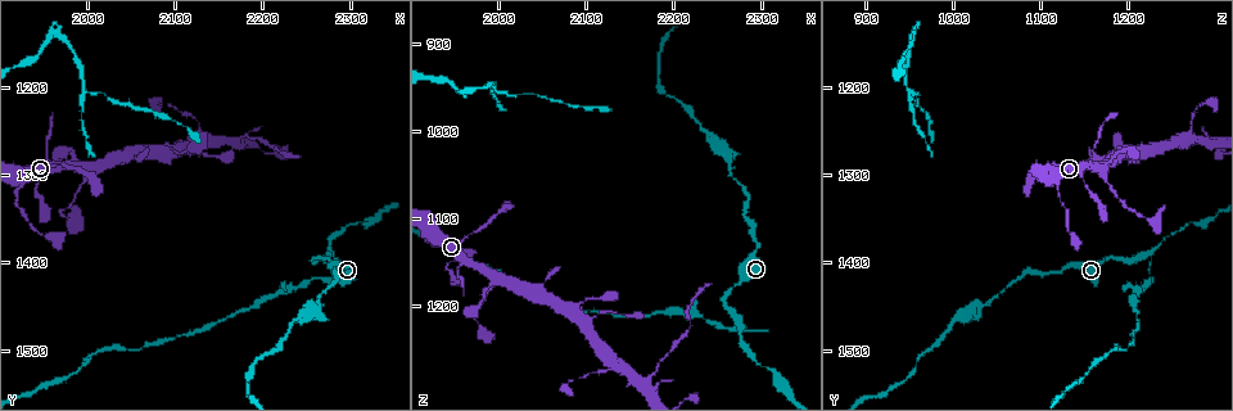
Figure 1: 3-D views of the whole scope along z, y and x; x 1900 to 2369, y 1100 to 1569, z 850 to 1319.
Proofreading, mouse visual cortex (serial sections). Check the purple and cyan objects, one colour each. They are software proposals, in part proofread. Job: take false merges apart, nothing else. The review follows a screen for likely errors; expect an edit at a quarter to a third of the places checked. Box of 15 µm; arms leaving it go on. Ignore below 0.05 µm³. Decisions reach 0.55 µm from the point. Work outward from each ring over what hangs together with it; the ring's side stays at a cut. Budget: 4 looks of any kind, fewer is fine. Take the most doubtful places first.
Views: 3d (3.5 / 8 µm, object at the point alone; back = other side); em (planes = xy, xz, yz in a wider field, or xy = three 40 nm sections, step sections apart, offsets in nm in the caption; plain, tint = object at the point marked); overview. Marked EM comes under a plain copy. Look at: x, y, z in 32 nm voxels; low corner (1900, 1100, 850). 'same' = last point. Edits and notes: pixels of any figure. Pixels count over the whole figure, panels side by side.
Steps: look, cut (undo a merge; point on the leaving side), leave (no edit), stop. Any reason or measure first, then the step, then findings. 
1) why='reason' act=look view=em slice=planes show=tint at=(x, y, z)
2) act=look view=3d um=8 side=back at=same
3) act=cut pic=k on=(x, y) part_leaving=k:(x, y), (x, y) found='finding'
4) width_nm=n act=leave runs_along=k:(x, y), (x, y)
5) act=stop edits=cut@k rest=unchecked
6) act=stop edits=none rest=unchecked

why='a narrow waist' act=look view=3d um=3.5 at=(2125, 1235, 1270)

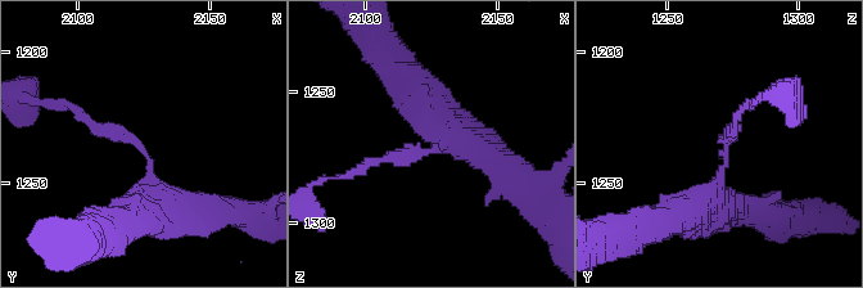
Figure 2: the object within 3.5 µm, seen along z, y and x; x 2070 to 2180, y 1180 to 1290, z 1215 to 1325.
arm_widths_nm=150,350 why='need the tissue' act=look view=em slice=planes show=tint at=(2124, 1235, 1274)

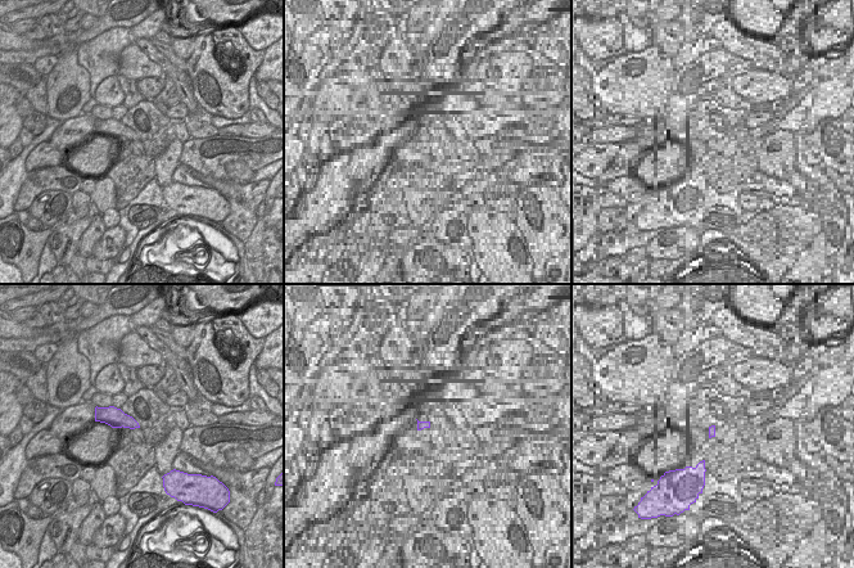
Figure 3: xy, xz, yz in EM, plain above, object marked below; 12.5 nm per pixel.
width_nm=170 act=leave runs_along=2:(153, 212), (145, 149), (67, 106) found='all the same cell'

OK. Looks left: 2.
why='narrows sharply' act=look view=3d um=3.5 at=(2135, 1275, 1210)

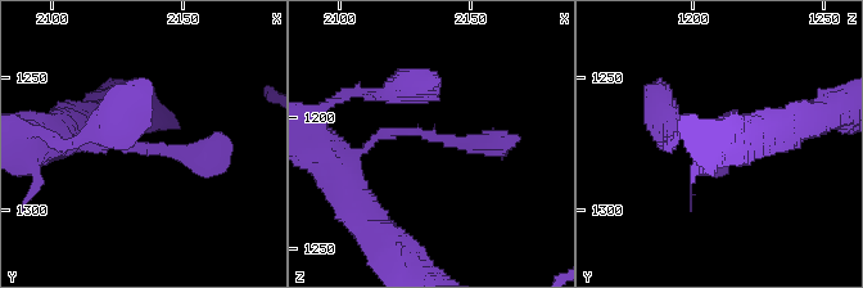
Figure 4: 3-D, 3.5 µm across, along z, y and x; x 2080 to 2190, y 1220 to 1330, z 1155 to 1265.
arm_widths_nm=150,250 act=look view=em slice=planes show=tint at=(2132, 1276, 1208)

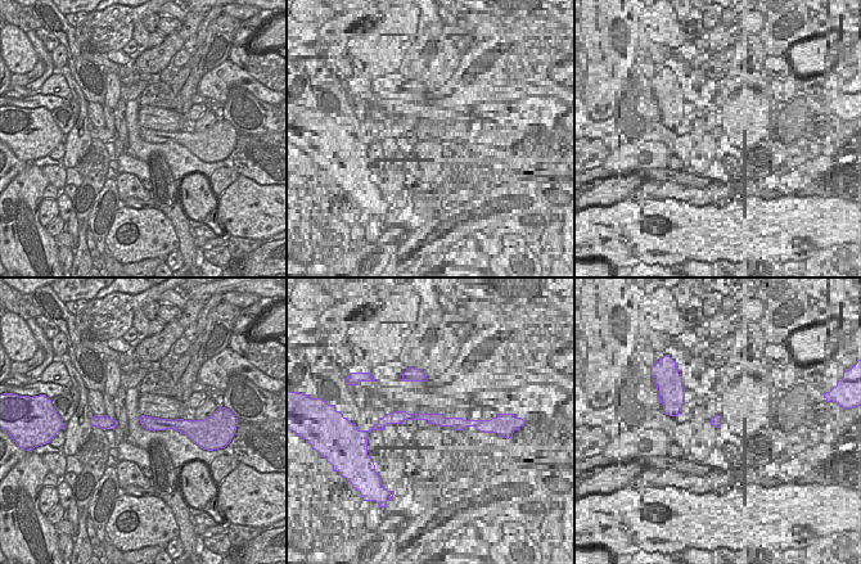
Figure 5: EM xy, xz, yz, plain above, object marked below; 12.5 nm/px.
width_nm=170 act=leave runs_along=4:(335, 171), (387, 133), (505, 139) found='all the same cell'

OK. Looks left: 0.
act=stop edits=none rest=unchecked

